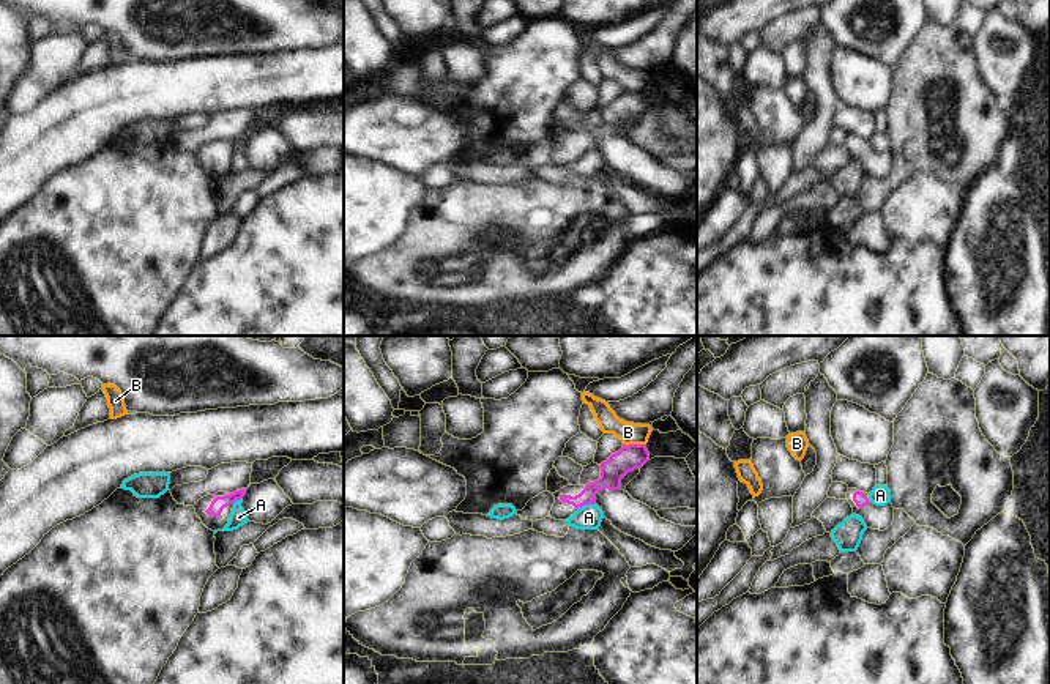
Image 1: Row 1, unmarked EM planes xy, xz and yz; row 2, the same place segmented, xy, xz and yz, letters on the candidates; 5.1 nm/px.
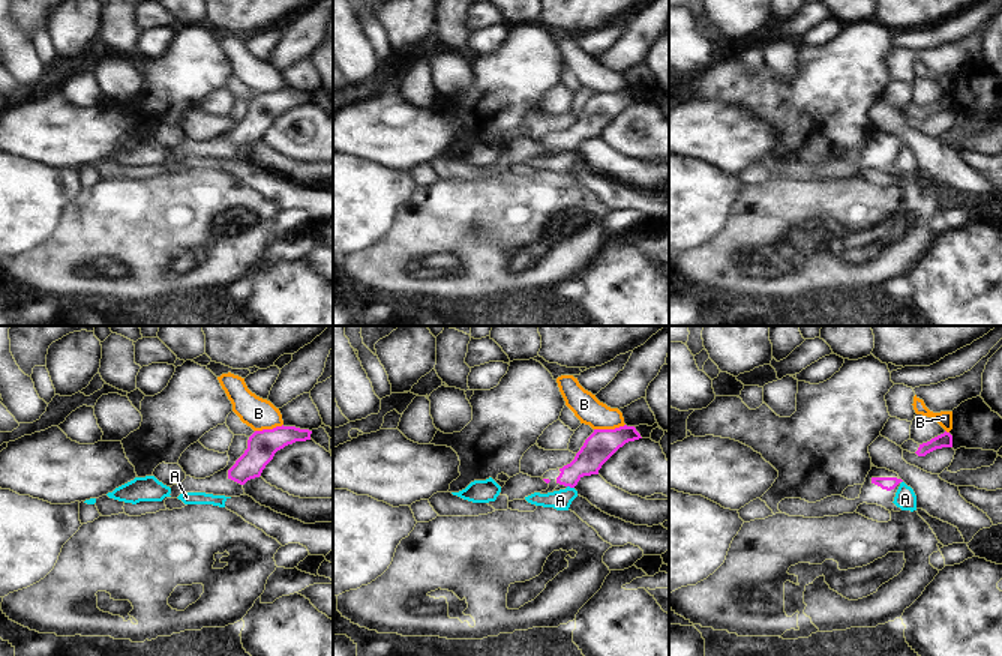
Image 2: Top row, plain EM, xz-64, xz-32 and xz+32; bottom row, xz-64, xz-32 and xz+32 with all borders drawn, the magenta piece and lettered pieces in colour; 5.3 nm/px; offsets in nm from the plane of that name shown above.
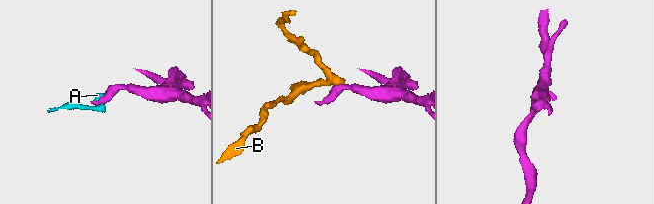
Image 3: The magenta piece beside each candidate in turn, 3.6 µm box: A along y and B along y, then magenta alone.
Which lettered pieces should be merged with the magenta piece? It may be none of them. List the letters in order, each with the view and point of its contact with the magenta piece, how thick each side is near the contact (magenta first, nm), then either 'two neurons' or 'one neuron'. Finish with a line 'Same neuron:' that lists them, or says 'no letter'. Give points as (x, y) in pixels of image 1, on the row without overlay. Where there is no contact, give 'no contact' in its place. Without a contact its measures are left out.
A: contact xz (588, 150); calibres 120 and 130 nm; two neurons
B: contact xz (634, 92); calibres 130 and 110 nm; two neurons
Same neuron: no letter

